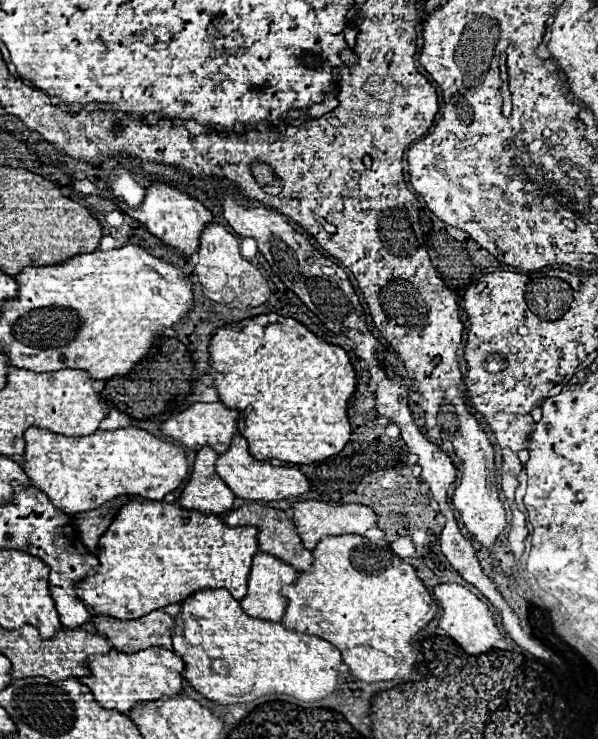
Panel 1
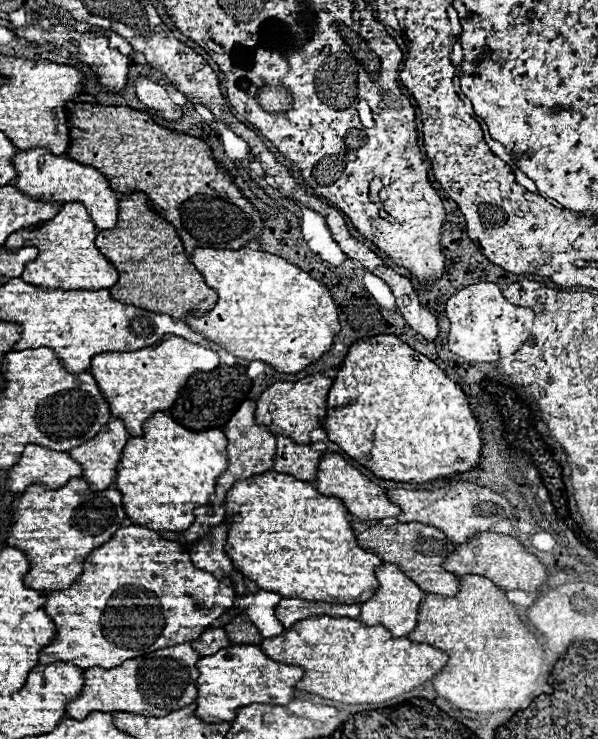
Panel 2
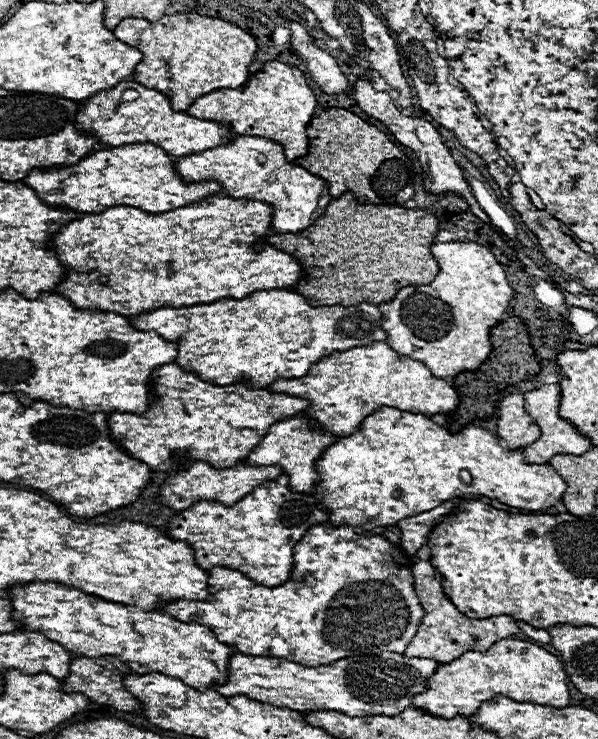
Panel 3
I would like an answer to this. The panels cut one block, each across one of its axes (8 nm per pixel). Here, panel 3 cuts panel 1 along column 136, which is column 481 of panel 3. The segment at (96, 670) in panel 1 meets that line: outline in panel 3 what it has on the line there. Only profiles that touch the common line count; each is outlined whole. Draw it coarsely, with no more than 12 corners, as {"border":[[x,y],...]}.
{"border":[[498,640],[442,664],[412,706],[470,716],[504,694],[568,706],[560,660]]}

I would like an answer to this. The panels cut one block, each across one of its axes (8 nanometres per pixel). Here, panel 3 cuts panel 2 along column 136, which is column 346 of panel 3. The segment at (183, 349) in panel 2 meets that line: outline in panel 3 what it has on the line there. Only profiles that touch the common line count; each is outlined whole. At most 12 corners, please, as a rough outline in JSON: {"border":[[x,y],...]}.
{"border":[[386,342],[336,350],[272,392],[354,434],[384,406],[446,414],[452,384]]}

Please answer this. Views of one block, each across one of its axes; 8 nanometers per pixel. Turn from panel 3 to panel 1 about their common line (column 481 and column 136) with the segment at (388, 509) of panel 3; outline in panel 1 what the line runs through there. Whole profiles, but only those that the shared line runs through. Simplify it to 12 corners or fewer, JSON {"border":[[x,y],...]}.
{"border":[[134,426],[28,428],[24,472],[66,514],[164,500],[184,450]]}

